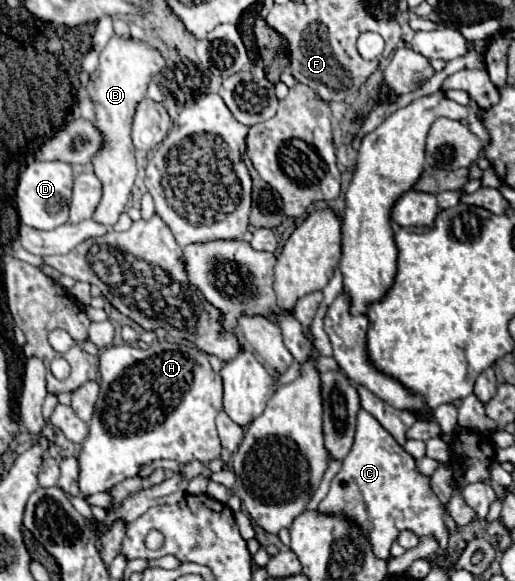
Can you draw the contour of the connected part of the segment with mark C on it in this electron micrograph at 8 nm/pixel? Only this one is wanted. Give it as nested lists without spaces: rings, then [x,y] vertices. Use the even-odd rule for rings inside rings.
[[[367,411],[357,415],[355,443],[349,455],[343,459],[339,473],[331,481],[327,497],[319,503],[319,513],[351,519],[371,543],[377,559],[389,561],[391,545],[399,533],[409,529],[417,537],[433,537],[439,543],[435,559],[447,557],[447,529],[443,525],[441,501],[429,487],[429,477],[415,471],[415,459],[379,425],[379,421]]]

